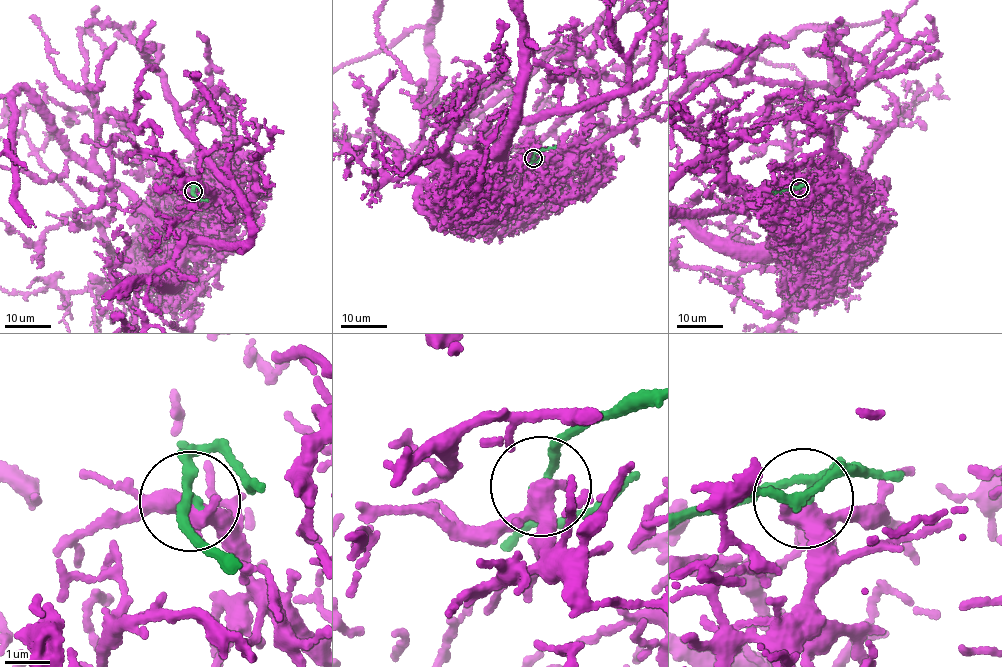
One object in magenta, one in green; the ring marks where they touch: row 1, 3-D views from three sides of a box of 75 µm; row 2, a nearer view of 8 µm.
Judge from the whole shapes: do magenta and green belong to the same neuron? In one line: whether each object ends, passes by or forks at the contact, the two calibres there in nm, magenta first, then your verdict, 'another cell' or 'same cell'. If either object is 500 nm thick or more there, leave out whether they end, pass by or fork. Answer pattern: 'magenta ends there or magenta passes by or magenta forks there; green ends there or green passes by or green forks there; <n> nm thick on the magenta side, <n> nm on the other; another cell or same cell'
magenta forks there; green passes by; 300 nm thick on the magenta side, 200 nm on the other; same cell

